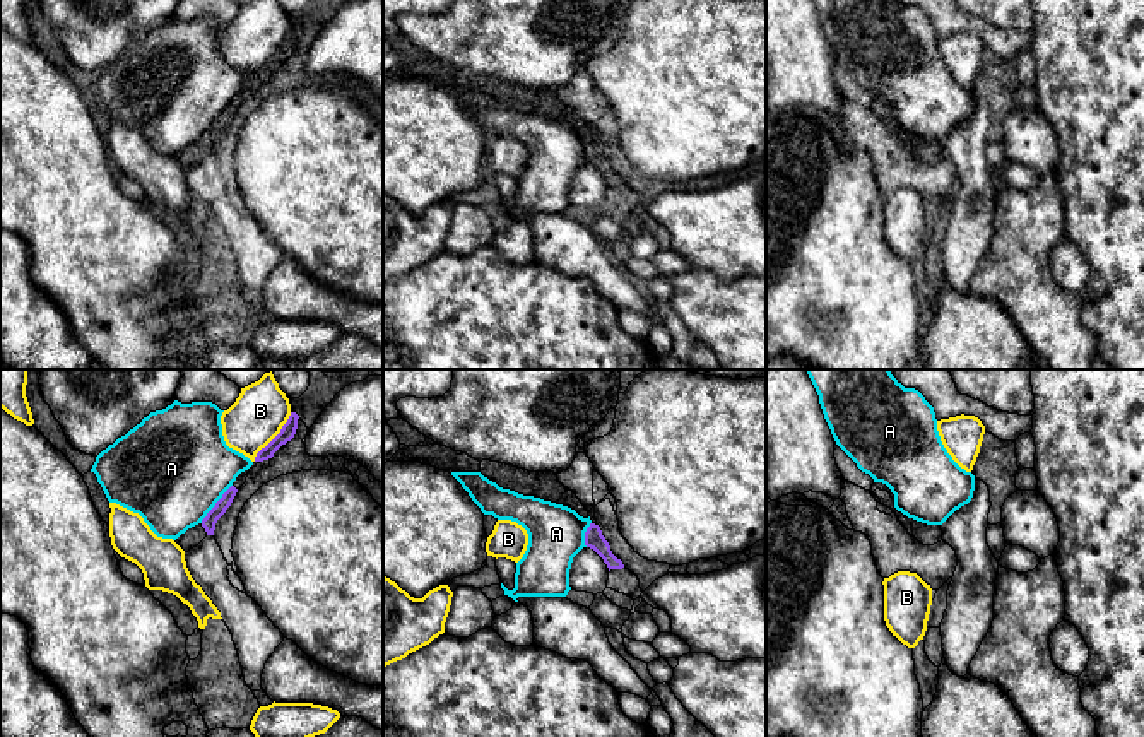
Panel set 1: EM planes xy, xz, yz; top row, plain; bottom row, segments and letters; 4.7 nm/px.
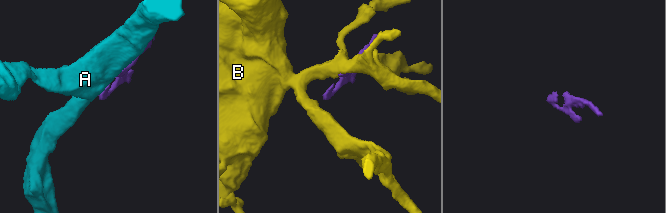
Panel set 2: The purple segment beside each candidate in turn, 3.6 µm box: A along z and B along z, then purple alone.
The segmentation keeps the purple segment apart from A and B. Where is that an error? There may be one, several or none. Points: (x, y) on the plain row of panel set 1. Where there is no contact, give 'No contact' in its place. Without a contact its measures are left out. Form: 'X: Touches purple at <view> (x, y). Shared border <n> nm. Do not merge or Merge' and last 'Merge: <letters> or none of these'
A: Touches purple at xy (216, 120). Shared border 240 nm. Do not merge
B: Touches purple at xy (276, 53). Shared border 300 nm. Do not merge
Merge: none of these

